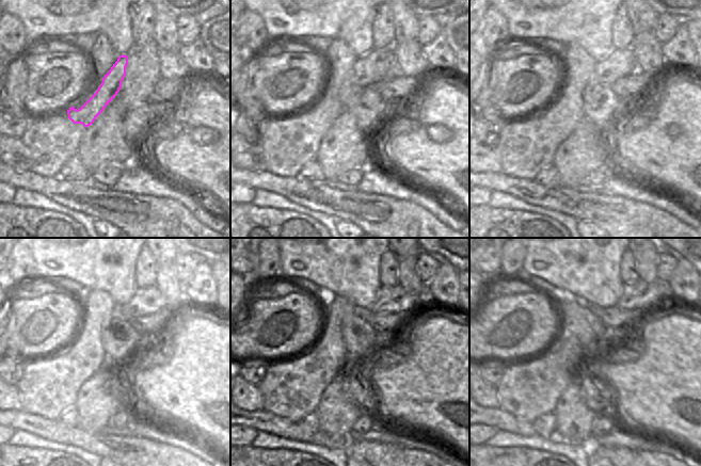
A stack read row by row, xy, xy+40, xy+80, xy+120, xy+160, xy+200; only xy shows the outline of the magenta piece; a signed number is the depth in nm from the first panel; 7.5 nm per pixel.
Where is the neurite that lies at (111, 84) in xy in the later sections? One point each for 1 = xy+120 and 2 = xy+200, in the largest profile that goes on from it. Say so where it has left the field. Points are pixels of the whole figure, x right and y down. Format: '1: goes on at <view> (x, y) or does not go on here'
1: goes on at xy+120 (146, 301)
2: goes on at xy+200 (640, 295)

